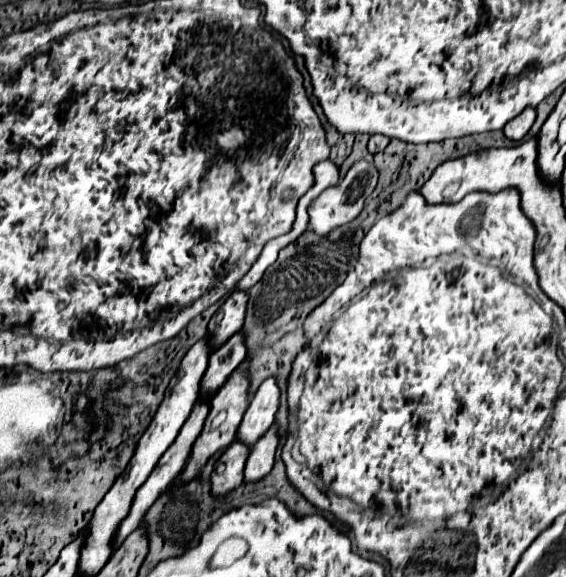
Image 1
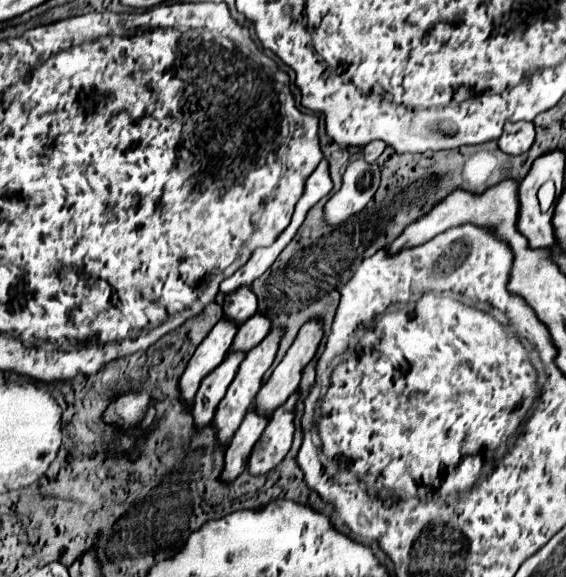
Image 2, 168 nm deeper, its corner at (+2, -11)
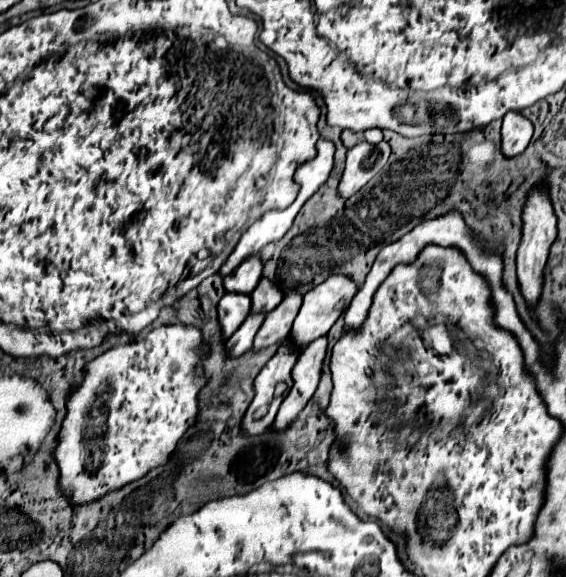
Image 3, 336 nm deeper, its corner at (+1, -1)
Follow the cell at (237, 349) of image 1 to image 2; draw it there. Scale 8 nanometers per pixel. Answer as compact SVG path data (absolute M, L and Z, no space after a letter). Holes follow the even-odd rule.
M251 316L247 322L243 322L235 334L235 340L229 348L229 352L249 352L251 348L255 348L265 336L269 334L269 324L265 316Z

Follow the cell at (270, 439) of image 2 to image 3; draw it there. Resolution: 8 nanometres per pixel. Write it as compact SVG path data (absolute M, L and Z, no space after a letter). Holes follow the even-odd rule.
M320 336L300 352L300 358L292 370L294 386L288 398L282 402L280 414L276 416L272 430L286 428L290 420L294 420L300 414L300 410L306 406L306 402L312 398L320 380L320 370L322 370L322 360L326 356L326 348L328 348L328 340L326 336Z

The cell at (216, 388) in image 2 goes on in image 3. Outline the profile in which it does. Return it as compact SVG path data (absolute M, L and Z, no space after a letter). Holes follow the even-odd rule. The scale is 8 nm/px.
M248 314L248 318L242 322L242 326L228 338L226 346L228 346L228 356L230 354L244 354L244 350L250 350L252 348L252 342L254 342L254 336L258 332L258 328L262 326L264 322L264 316L266 314Z

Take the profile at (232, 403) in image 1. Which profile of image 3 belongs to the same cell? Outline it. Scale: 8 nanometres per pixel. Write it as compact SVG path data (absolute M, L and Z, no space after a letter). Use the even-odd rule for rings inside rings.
M298 292L286 294L284 300L266 314L266 320L254 338L254 348L268 348L276 342L282 342L292 330L292 322L300 310L300 304L302 296Z

